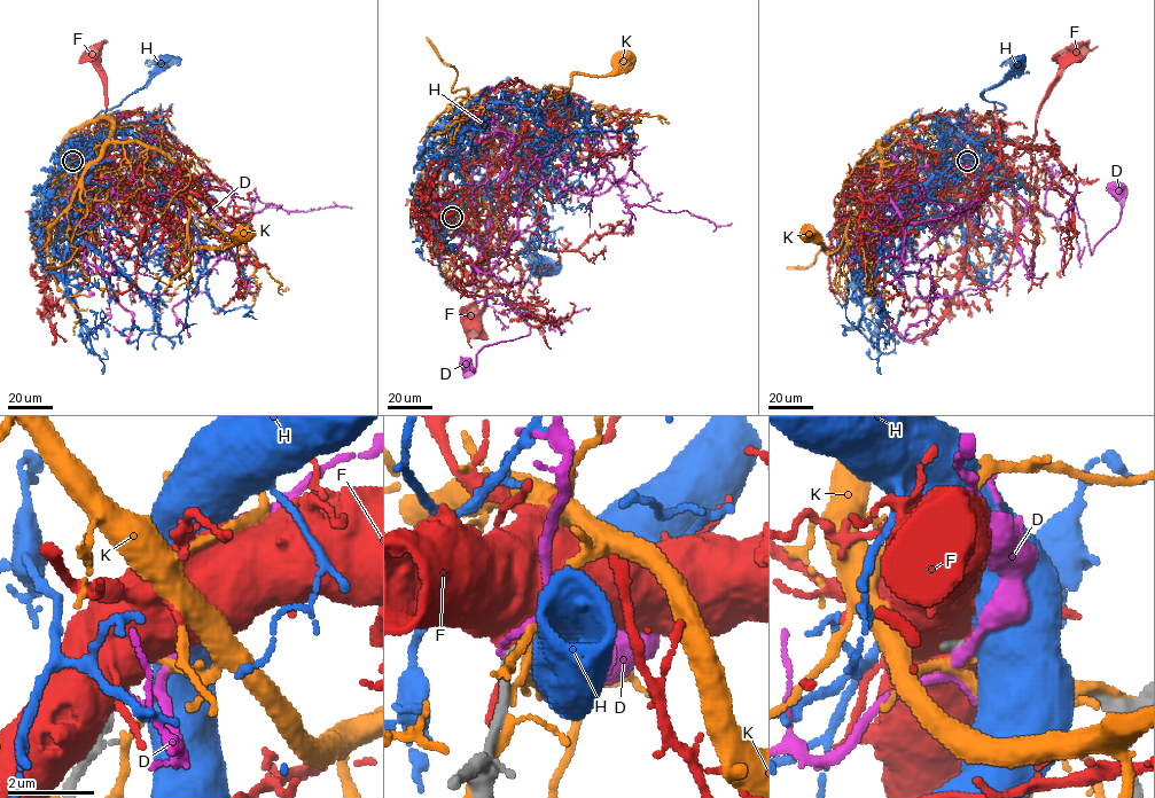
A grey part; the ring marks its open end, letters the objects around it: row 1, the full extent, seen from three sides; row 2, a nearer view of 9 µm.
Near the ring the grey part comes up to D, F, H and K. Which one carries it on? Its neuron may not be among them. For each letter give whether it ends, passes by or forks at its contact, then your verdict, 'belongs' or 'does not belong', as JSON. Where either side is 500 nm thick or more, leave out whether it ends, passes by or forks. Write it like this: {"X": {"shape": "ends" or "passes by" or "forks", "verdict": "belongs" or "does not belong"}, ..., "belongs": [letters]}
{"D": {"shape": "forks", "verdict": "does not belong"}, "F": {"verdict": "does not belong"}, "H": {"verdict": "does not belong"}, "K": {"shape": "forks", "verdict": "does not belong"}, "belongs": []}

